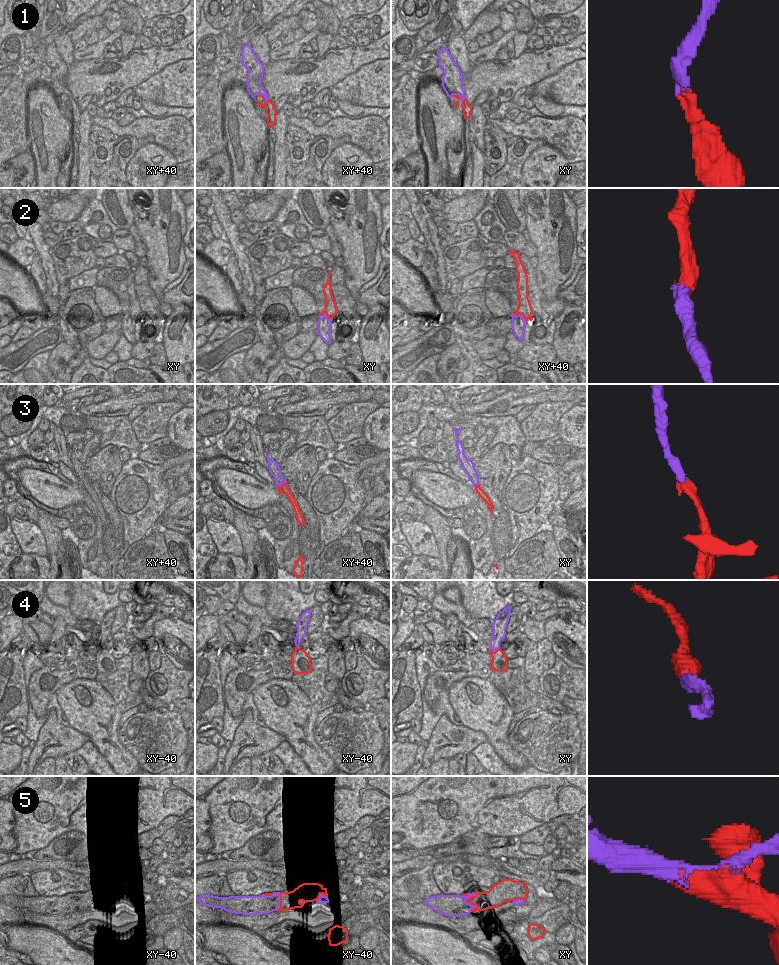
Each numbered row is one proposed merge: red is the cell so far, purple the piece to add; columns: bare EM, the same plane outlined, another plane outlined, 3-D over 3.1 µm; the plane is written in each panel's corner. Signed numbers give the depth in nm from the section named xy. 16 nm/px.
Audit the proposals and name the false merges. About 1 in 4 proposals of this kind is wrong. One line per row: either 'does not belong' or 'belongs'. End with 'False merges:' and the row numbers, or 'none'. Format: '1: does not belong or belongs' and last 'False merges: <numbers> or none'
1: belongs
2: belongs
3: does not belong
4: belongs
5: belongs
False merges: 3

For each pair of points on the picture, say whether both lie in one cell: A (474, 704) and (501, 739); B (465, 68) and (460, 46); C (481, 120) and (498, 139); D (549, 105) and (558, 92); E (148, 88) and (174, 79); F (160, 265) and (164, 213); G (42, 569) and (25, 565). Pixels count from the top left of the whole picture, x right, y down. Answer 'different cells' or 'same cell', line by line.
A: same cell
B: same cell
C: different cells
D: different cells
E: same cell
F: same cell
G: same cell

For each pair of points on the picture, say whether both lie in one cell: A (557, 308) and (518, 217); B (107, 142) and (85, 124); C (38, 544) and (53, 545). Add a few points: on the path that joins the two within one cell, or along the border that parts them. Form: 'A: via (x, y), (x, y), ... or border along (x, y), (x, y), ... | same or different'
A: border along (520, 205), (524, 212), (526, 228) | different
B: border along (92, 124), (89, 130), (91, 151) | different
C: border along (36, 524), (43, 535), (47, 556) | different

